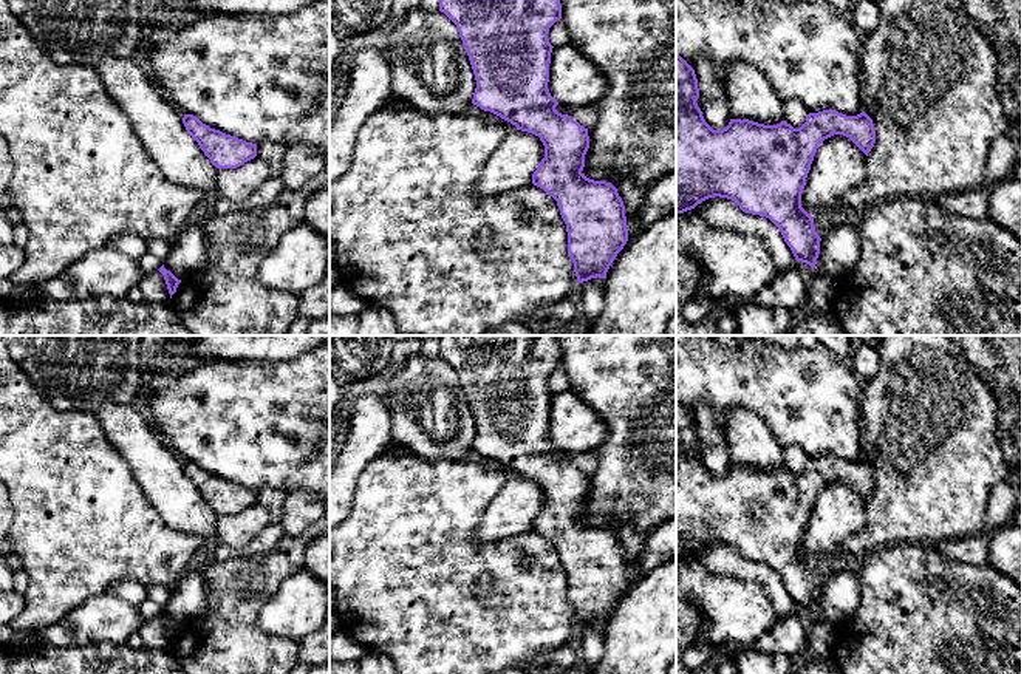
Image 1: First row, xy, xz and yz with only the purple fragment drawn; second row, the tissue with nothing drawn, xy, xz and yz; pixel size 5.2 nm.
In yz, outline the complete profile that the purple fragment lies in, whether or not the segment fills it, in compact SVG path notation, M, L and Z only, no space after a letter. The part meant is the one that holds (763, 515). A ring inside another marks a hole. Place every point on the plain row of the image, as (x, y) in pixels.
M676 399L676 560L695 555L709 544L727 544L735 547L746 560L769 564L781 578L797 608L815 614L821 584L815 578L814 563L801 553L801 540L818 492L834 482L849 484L866 502L876 488L872 465L862 458L846 462L835 456L809 459L800 475L786 467L777 471L764 471L749 465L730 465L722 476L713 476L704 465L696 447L699 444L695 416Z

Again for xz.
M558 335L438 339L439 357L456 371L475 420L472 450L540 484L545 504L532 530L557 547L577 628L606 625L628 587L625 552L611 529L582 519L588 475L558 459L548 436L548 379L562 365Z

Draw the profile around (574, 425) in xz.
M568 390L552 394L548 436L562 451L586 453L605 442L608 425L599 413Z

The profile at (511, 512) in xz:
M521 476L507 479L478 523L478 543L492 544L532 530L543 504L545 492L538 482Z

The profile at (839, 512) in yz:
M846 482L825 485L814 502L801 553L811 561L828 561L840 546L866 524L866 501Z

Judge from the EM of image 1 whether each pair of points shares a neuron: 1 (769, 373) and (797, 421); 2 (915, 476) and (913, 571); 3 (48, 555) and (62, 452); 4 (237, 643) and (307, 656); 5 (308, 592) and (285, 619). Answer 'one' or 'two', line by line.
1: one
2: two
3: one
4: two
5: one

